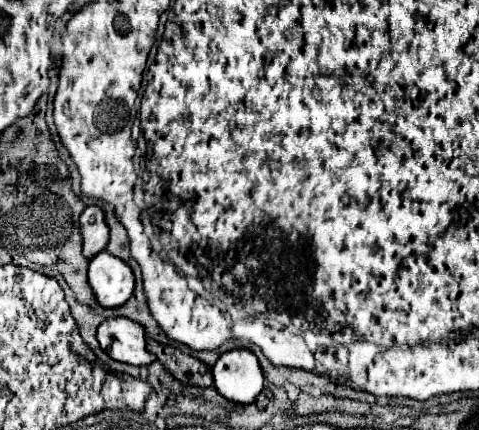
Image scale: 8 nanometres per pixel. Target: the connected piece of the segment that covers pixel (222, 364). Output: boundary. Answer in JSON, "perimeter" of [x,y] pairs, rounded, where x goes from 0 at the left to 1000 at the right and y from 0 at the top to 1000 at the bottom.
{"perimeter":[[[522,812],[468,816],[443,853],[451,909],[489,937],[526,937],[551,900],[547,853]]]}

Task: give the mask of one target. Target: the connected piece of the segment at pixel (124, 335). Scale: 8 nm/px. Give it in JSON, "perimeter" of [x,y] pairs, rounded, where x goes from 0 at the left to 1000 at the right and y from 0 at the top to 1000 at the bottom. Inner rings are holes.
{"perimeter":[[[267,737],[217,742],[200,765],[200,788],[209,807],[242,840],[267,849],[313,849],[326,840],[326,826],[305,812],[296,756],[271,747]]]}

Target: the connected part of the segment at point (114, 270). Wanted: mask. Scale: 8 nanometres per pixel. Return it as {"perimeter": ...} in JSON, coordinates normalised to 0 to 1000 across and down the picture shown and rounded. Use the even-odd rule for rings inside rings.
{"perimeter":[[[225,584],[205,588],[188,607],[184,653],[213,714],[251,714],[280,677],[280,635],[271,616]]]}

